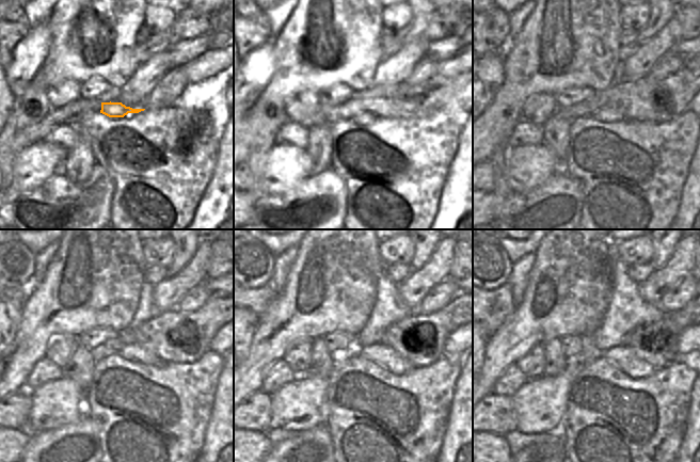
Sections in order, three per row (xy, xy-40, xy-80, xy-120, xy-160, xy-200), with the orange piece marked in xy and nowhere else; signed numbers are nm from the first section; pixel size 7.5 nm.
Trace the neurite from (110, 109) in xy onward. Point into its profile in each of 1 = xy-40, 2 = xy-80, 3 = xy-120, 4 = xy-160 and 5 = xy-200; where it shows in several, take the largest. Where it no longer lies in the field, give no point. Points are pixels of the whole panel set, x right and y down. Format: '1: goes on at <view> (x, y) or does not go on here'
1: goes on at xy-40 (365, 117)
2: goes on at xy-80 (608, 115)
3: goes on at xy-120 (136, 353)
4: goes on at xy-160 (383, 355)
5: goes on at xy-200 (623, 356)

